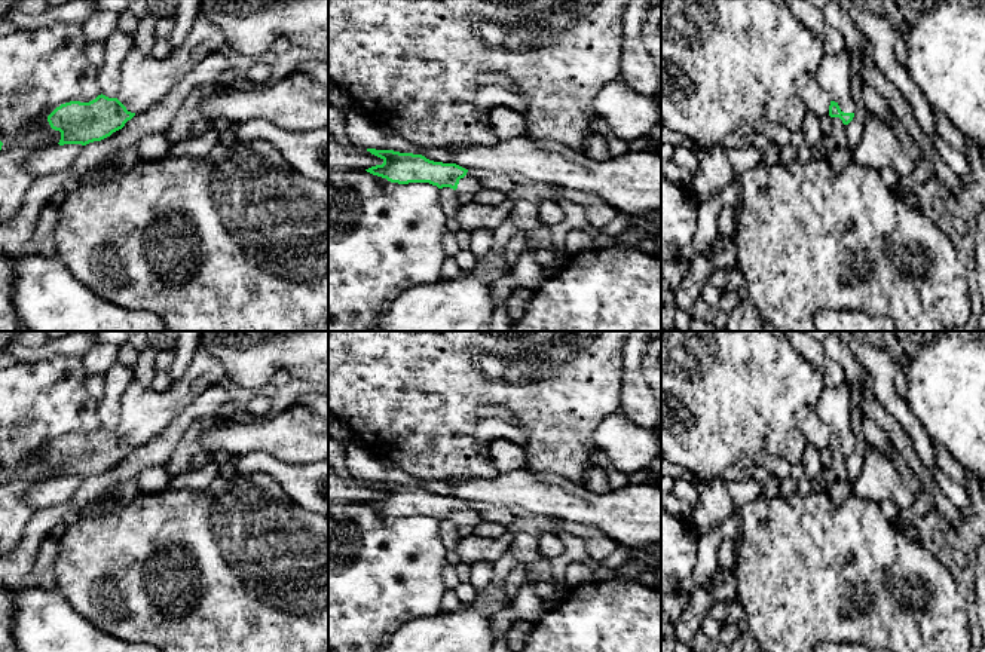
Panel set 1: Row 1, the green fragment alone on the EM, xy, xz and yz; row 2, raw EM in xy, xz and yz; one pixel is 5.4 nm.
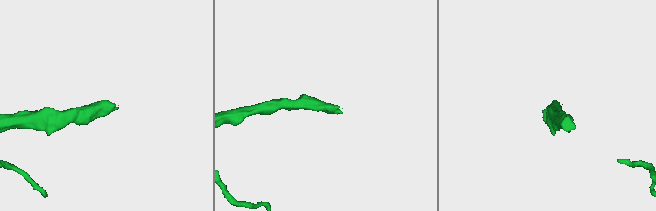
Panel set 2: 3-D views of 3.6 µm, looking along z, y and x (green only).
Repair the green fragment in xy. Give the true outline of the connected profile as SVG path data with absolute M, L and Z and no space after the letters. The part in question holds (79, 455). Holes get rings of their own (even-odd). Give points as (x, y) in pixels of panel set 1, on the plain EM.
M199 340L186 373L166 391L143 389L137 382L125 389L116 431L101 426L89 435L70 434L56 440L48 454L61 465L58 477L86 478L110 469L135 447L162 434L196 397L223 379L221 362Z

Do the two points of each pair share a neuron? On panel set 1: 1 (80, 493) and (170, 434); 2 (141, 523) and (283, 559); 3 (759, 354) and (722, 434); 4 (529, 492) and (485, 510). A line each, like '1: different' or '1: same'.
1: same
2: same
3: same
4: different

